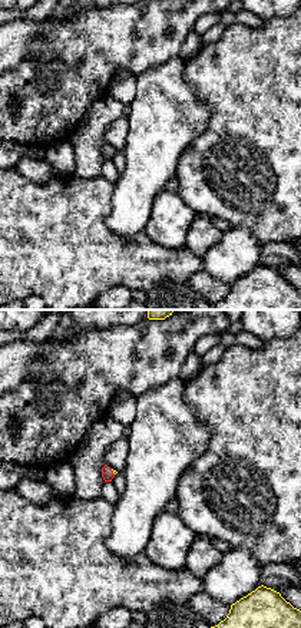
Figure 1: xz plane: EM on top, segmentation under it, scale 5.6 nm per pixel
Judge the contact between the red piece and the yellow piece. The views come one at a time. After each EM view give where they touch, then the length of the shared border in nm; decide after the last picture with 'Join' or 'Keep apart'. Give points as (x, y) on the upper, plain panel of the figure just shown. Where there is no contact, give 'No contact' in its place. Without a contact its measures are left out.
Touches red at (112, 151). Shared border 40 nm

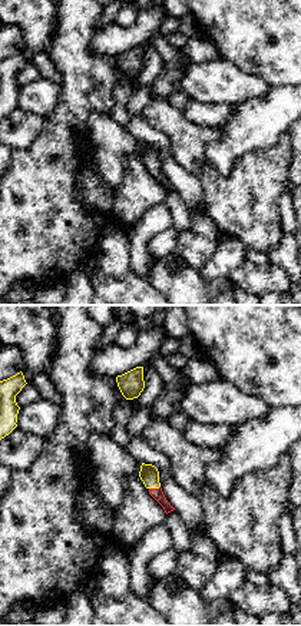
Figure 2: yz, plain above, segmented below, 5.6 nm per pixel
Touches red at (154, 168). Shared border 70 nm

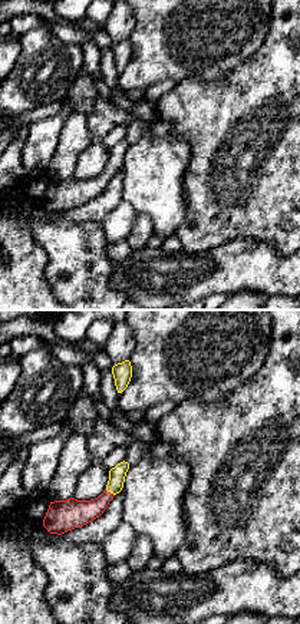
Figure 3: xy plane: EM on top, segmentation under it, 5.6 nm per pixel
Touches red at (109, 171). Shared border 70 nm

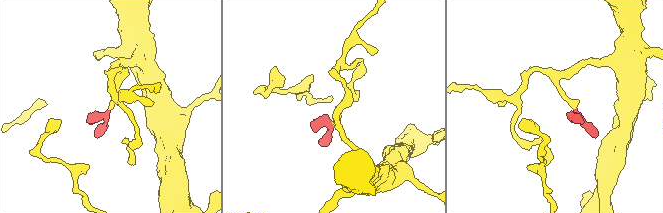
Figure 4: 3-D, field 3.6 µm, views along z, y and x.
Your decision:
Join

